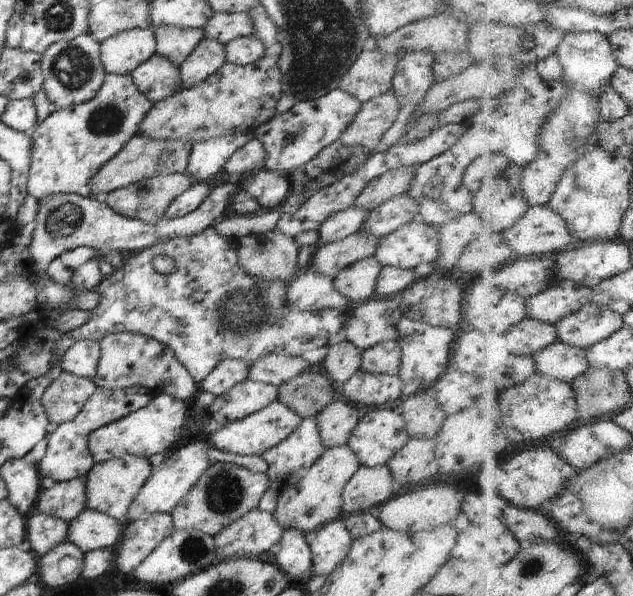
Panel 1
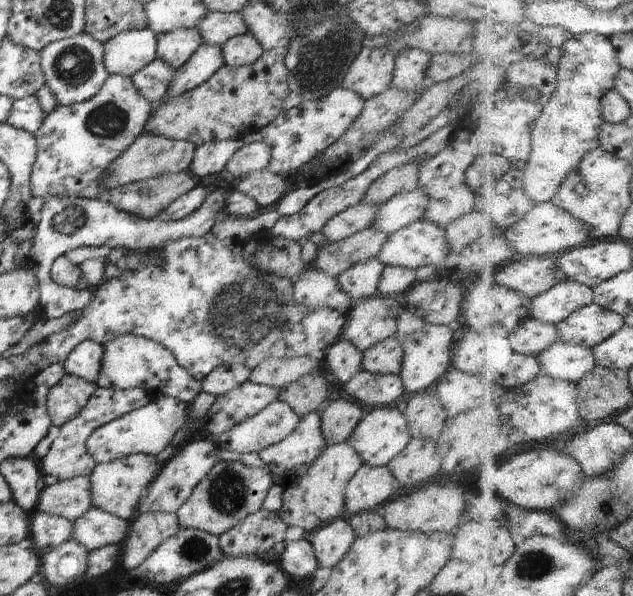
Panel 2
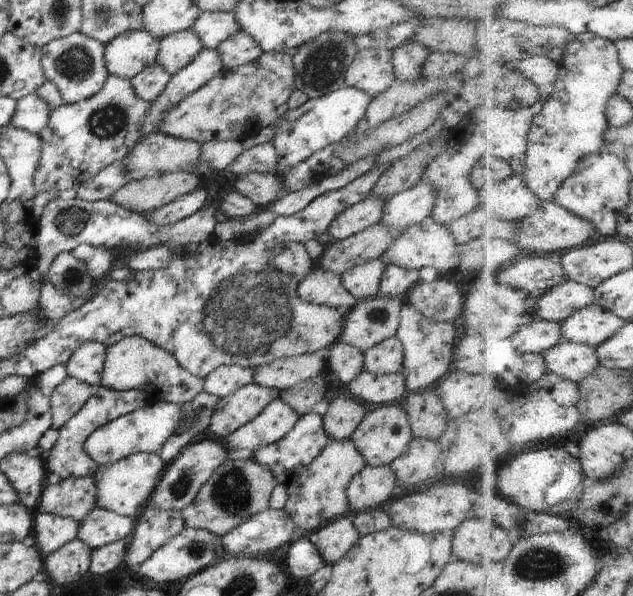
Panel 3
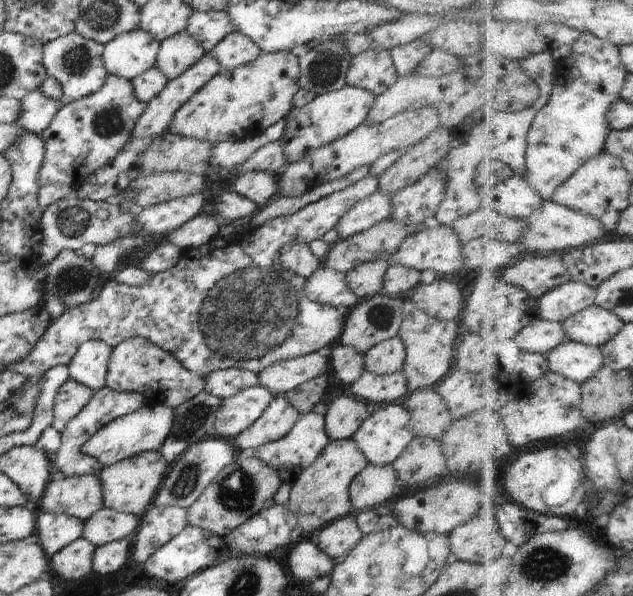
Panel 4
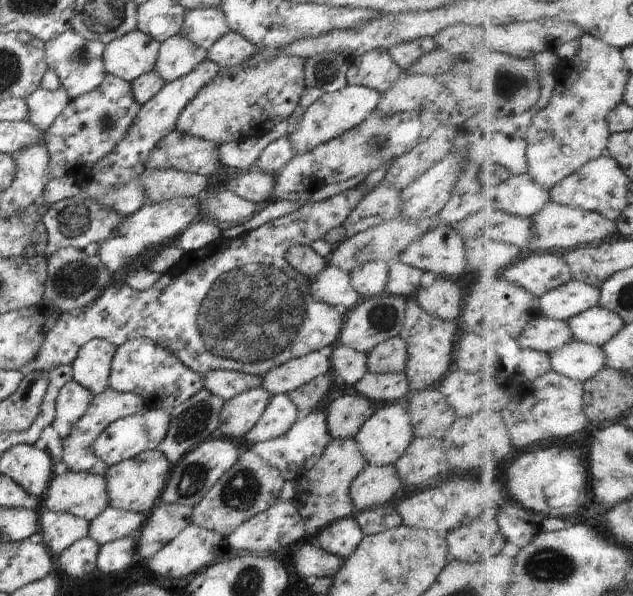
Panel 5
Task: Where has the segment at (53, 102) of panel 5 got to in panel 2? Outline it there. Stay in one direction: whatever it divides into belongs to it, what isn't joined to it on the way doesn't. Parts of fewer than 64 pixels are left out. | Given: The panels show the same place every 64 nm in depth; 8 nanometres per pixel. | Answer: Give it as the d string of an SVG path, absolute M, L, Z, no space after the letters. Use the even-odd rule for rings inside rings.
M35 95L16 100L6 118L6 123L13 128L32 134L44 124L46 112Z

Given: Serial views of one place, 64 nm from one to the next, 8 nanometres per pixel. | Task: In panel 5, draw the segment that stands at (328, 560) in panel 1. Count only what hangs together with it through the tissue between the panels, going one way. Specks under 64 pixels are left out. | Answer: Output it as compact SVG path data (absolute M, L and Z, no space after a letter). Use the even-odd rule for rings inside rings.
M354 516L330 523L309 541L316 547L346 560L365 537Z

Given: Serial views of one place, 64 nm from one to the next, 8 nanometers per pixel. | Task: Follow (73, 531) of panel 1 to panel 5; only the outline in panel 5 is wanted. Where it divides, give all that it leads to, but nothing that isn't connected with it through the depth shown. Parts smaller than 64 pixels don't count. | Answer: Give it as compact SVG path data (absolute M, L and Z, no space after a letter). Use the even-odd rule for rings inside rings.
M108 506L89 522L86 537L91 538L100 546L124 537L137 538L145 518L146 514L141 515Z

